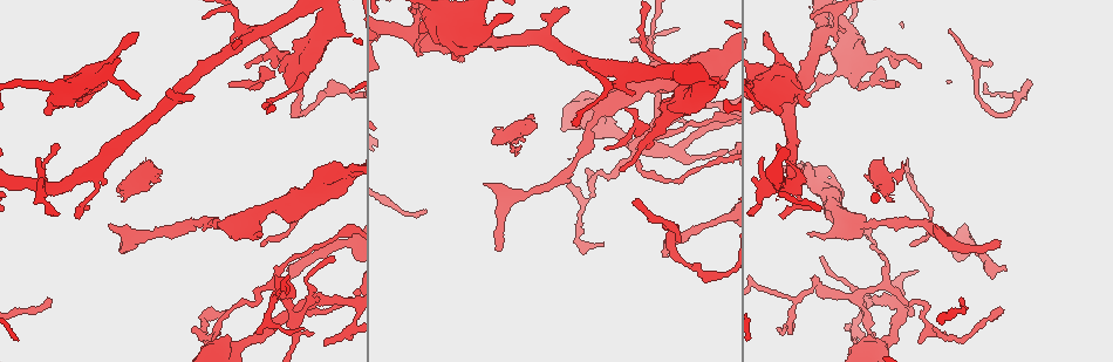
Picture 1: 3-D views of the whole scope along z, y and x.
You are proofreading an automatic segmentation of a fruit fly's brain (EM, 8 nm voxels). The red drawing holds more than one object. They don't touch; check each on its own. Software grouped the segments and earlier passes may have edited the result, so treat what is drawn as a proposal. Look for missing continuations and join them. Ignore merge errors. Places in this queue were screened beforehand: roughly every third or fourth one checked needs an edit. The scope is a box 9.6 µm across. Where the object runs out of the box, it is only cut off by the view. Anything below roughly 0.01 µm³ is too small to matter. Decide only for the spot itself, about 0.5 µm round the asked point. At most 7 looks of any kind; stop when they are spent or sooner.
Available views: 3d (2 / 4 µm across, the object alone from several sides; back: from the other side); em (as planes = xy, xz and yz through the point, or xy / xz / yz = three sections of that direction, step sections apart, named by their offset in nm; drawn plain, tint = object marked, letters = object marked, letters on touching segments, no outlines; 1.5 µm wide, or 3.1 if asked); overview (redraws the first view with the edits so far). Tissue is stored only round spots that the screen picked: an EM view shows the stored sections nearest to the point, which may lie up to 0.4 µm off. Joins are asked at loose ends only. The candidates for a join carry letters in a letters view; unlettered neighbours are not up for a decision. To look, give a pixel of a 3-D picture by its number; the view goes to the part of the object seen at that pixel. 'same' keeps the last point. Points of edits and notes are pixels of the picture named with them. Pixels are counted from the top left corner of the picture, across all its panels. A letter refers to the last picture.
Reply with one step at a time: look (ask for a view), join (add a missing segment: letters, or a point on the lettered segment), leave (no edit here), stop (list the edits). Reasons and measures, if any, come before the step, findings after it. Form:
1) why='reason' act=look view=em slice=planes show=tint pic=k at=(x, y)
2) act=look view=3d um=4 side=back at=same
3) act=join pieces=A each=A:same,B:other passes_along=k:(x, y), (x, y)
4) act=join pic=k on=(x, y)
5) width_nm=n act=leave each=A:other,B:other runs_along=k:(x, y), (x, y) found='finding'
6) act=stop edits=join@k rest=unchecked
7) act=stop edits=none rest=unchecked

why='an open end' act=look view=3d um=2 side=back pic=1 at=(304, 327)

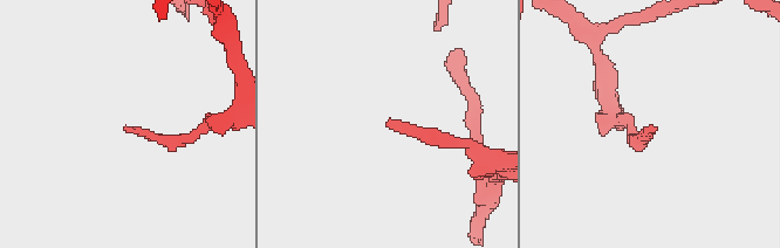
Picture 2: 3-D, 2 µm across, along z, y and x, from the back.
act=look view=em slice=xy step=8 show=tint pic=2 at=(125, 126)

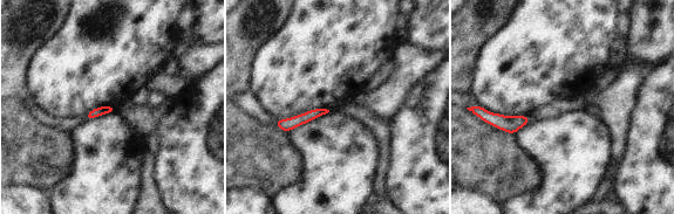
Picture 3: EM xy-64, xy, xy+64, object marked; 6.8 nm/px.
why='another direction' act=look view=em slice=planes show=letters at=same

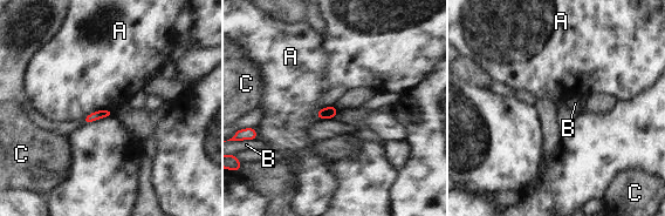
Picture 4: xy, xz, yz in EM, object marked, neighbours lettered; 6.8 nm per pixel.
act=leave each=A:other,B:other,C:other border=4:(112, 109), (96, 109), (82, 119) found='none of them fits'

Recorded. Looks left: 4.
why='an open end' act=look view=em slice=yz step=8 show=letters pic=1 at=(833, 183)

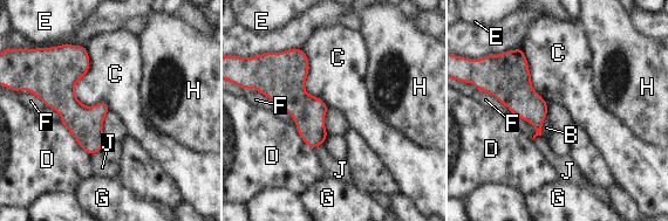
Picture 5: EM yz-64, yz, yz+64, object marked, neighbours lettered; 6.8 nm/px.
act=leave each=B:other,C:other,D:other,E:other,F:other,G:other,H:other,J:other runs_along=5:(83, 50), (67, 105), (90, 151) found='no lettered segment goes on from it'

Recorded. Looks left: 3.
act=look view=em slice=xy step=4 show=letters pic=1 at=(912, 244)

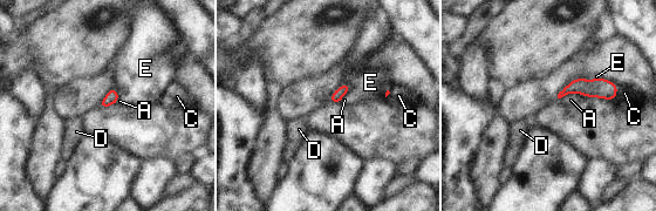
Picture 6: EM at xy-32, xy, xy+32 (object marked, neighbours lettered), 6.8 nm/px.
longest_contact=A:180nm act=leave each=A:other,C:other,D:other,E:other found='none of them fits'

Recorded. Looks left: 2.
act=stop edits=none rest=unchecked

